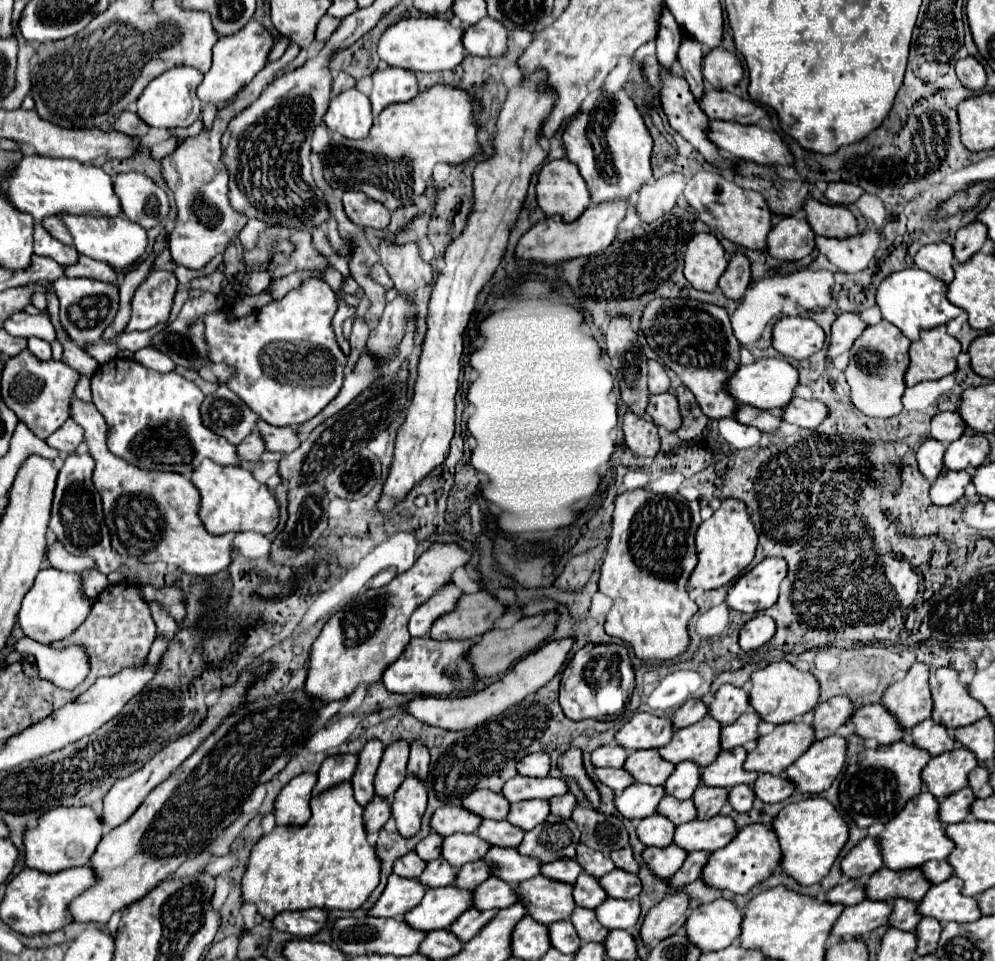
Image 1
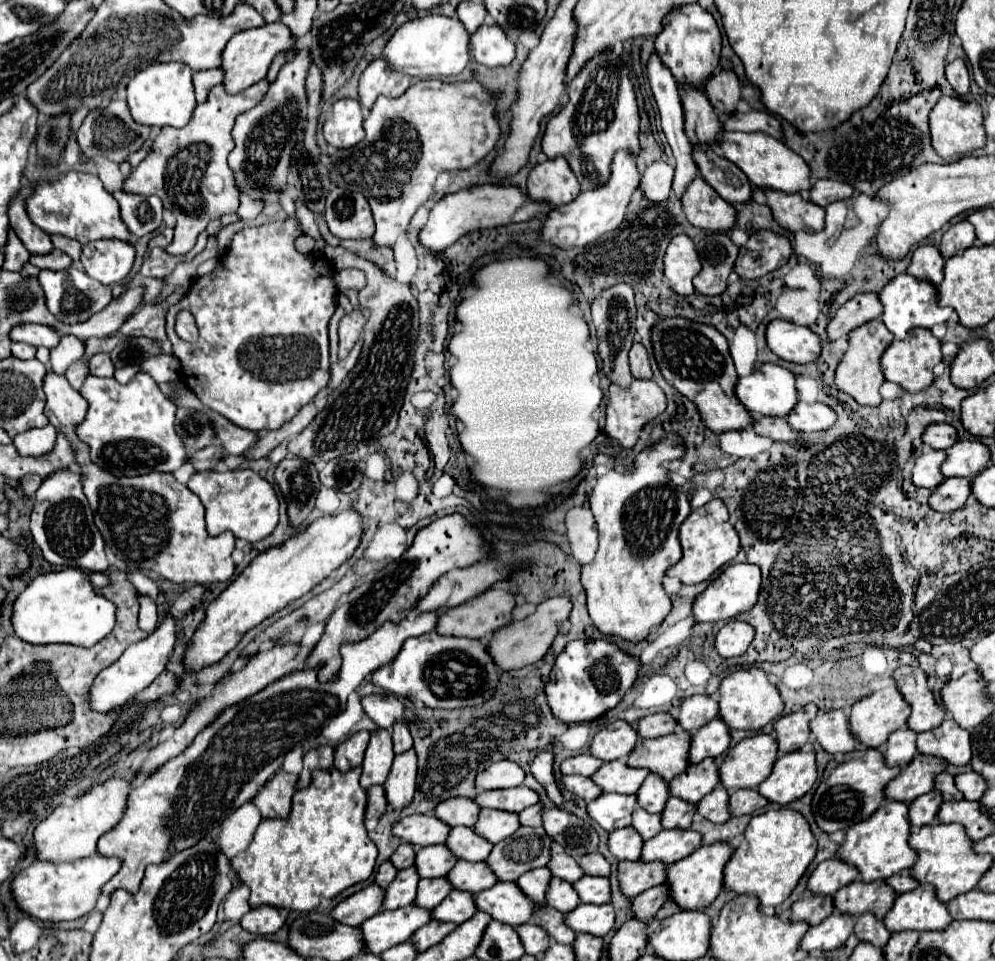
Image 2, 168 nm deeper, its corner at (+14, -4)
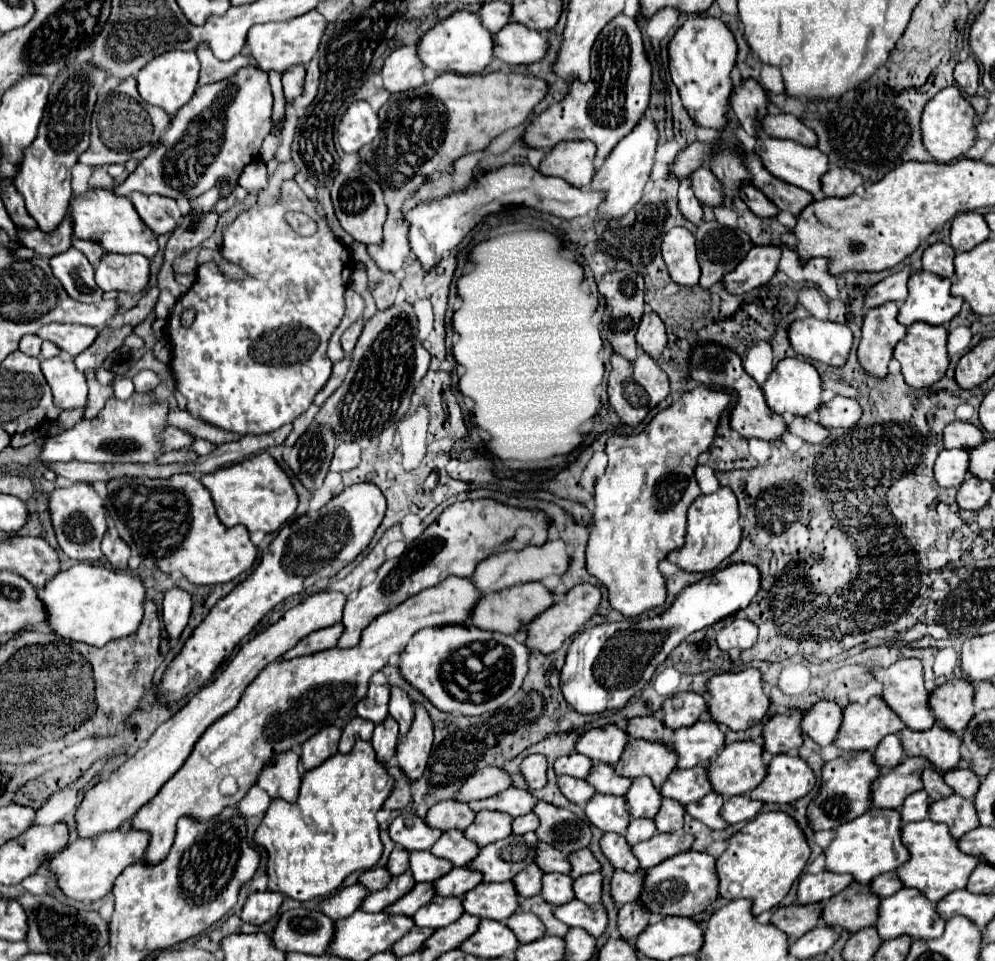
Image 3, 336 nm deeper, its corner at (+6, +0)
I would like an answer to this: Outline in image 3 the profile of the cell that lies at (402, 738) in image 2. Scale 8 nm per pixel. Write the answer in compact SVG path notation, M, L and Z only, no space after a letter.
M390 686L388 712L400 724L400 734L404 736L410 730L410 724L412 724L412 718L414 718L414 706L412 706L410 696L398 686Z

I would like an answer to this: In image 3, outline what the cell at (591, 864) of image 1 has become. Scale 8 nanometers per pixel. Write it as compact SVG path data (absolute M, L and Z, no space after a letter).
M538 842L538 856L534 862L538 868L542 868L542 872L558 872L558 870L566 870L566 874L570 872L568 858L544 842Z

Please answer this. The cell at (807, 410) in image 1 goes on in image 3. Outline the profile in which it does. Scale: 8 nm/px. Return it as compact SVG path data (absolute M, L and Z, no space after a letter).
M836 396L818 410L818 422L826 428L852 428L862 416L862 408L854 398Z

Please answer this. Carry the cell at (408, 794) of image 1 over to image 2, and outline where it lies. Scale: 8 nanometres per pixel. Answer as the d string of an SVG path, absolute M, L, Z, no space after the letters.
M414 750L404 752L394 758L384 790L386 790L388 806L392 810L402 810L412 802L414 790L416 790L416 754Z

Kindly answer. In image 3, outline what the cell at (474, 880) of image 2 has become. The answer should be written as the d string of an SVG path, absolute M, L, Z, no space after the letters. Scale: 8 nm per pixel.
M452 868L446 876L434 882L436 896L464 896L468 890L482 882L480 872L472 872L466 868Z

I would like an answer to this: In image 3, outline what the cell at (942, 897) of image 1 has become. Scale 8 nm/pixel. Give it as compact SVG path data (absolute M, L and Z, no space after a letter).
M902 888L896 894L884 898L878 908L878 920L874 928L878 930L878 936L882 940L892 940L898 936L910 936L910 938L920 938L920 940L930 940L936 936L942 936L944 932L944 920L936 914L934 906L914 888Z

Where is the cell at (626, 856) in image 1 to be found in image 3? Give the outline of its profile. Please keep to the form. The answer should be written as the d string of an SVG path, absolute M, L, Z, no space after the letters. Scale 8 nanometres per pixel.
M582 848L578 852L574 852L574 856L568 856L570 864L572 864L572 870L570 870L570 878L578 878L578 876L584 876L584 874L590 874L590 872L598 872L600 870L600 864L596 862L596 858L592 856L592 852L588 848Z

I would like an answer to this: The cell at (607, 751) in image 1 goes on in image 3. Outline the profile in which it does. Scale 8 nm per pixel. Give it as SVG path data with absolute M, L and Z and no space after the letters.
M568 754L568 756L562 756L554 762L554 772L558 776L566 774L566 776L574 776L574 778L582 778L582 776L586 778L590 768L592 768L590 758L586 758L582 754Z

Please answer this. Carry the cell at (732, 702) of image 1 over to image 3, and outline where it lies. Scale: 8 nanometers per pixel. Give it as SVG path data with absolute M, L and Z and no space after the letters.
M678 692L662 704L662 722L666 728L682 728L694 724L706 712L706 700L694 692Z

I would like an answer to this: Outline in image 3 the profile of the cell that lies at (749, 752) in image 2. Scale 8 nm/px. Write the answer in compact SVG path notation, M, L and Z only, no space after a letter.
M732 742L722 748L718 758L708 766L708 782L712 790L720 796L736 796L736 794L750 794L766 776L766 762L762 760L764 748L754 742Z

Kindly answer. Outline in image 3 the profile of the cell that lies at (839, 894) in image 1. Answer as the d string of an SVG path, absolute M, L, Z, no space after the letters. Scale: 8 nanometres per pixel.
M822 904L784 906L784 908L774 910L770 918L770 924L782 930L790 942L798 940L802 934L806 934L820 922L822 922Z

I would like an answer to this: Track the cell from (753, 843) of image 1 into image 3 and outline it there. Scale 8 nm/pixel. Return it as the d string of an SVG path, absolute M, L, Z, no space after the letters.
M694 850L666 858L662 864L646 872L638 902L652 914L696 916L718 898L718 876L716 876L714 864L716 864L716 858Z

